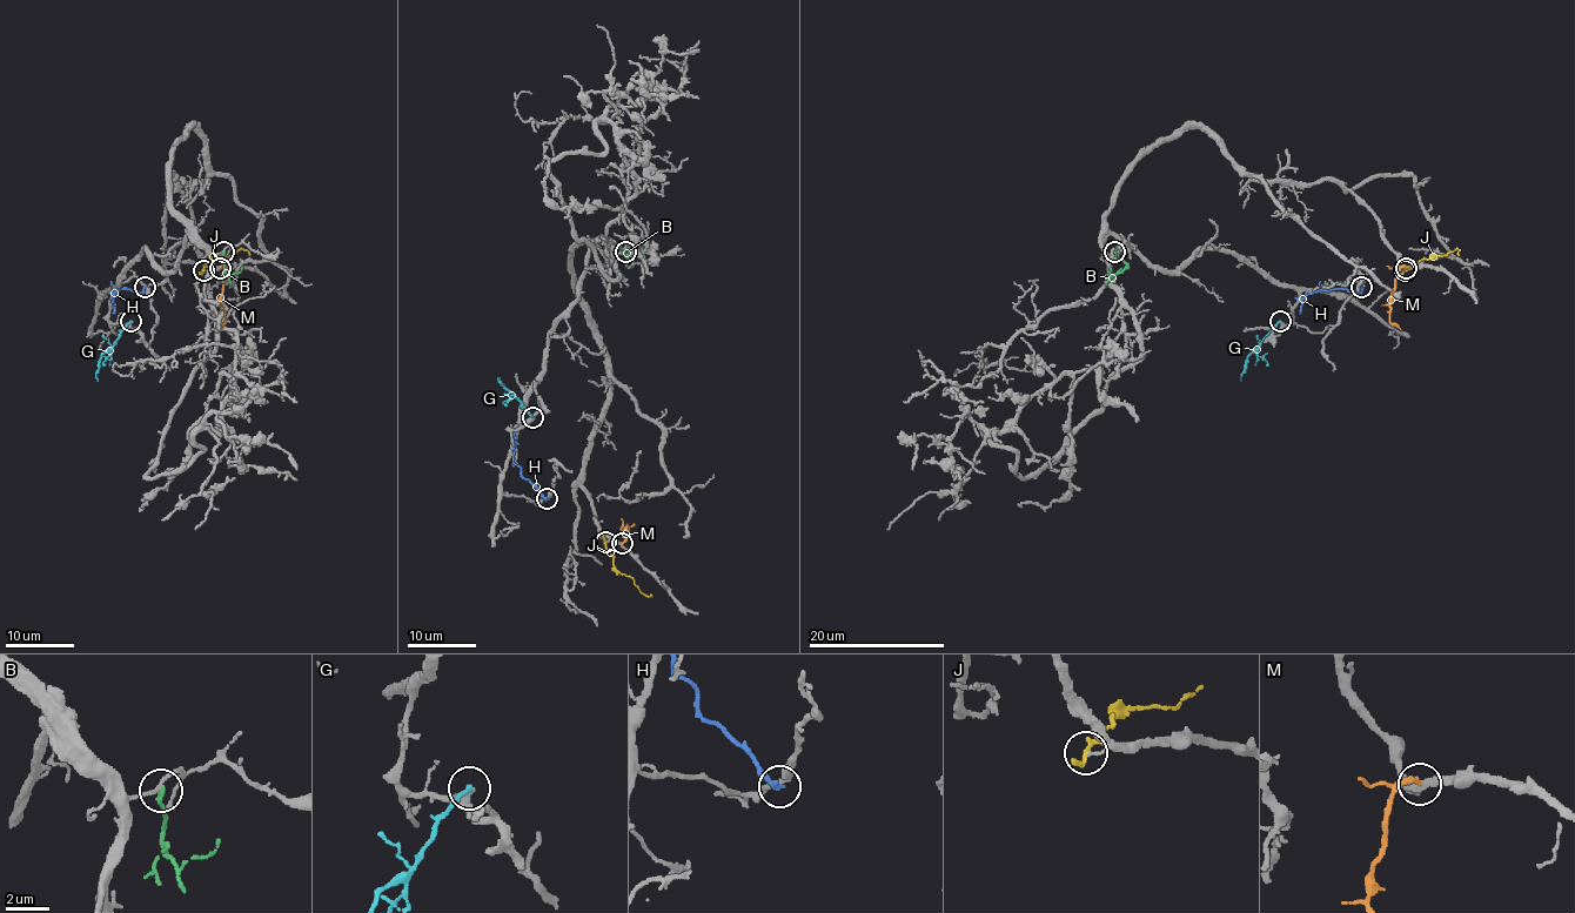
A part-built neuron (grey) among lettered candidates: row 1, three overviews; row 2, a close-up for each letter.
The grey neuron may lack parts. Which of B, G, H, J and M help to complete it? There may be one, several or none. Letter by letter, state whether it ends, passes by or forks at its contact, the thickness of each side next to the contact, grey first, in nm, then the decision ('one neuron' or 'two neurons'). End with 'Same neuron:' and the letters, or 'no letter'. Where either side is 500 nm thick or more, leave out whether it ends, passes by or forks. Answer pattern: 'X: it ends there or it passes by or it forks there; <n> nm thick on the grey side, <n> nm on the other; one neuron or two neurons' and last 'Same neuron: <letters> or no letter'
B: it ends there; 160 nm thick on the grey side, 240 nm on the other; two neurons
G: it ends there; 300 nm thick on the grey side, 200 nm on the other; two neurons
H: it ends there; 240 nm thick on the grey side, 220 nm on the other; two neurons
J: it passes by; 160 nm thick on the grey side, 150 nm on the other; two neurons
M: it ends there; 300 nm thick on the grey side, 240 nm on the other; one neuron
Same neuron: M

